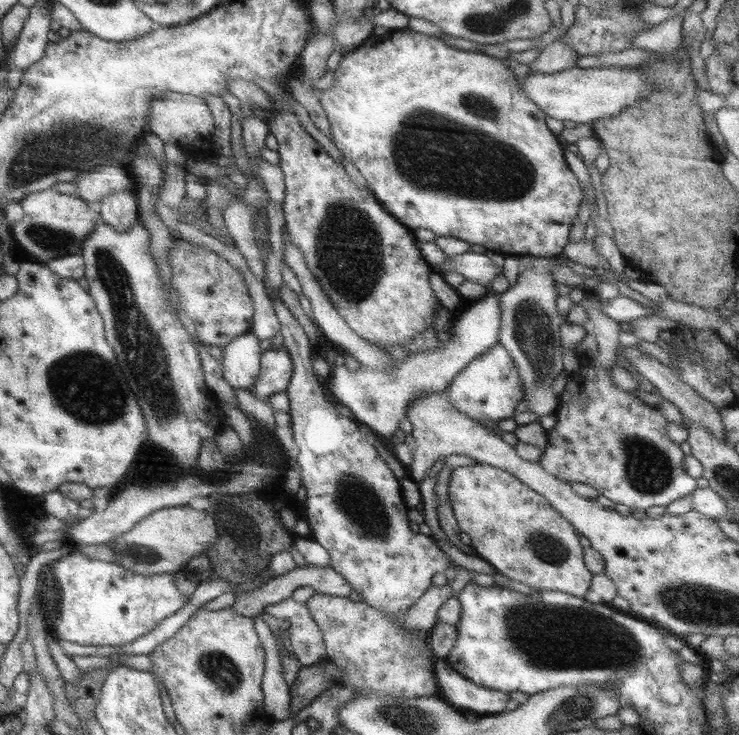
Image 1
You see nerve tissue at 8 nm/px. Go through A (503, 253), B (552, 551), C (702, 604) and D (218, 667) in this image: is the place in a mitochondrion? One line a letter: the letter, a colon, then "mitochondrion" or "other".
A: other
B: mitochondrion
C: mitochondrion
D: mitochondrion

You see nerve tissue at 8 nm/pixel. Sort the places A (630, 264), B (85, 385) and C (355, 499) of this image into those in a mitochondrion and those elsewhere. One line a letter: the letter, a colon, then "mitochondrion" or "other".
A: other
B: mitochondrion
C: mitochondrion

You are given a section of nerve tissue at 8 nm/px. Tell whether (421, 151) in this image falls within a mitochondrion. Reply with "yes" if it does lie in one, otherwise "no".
yes

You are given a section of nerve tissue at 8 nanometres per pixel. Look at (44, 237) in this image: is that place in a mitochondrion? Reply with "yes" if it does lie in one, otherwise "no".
yes

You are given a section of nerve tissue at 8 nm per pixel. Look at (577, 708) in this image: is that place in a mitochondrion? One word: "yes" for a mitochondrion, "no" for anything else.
yes

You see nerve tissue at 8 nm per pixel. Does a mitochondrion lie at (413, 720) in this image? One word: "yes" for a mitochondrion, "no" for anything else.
yes

